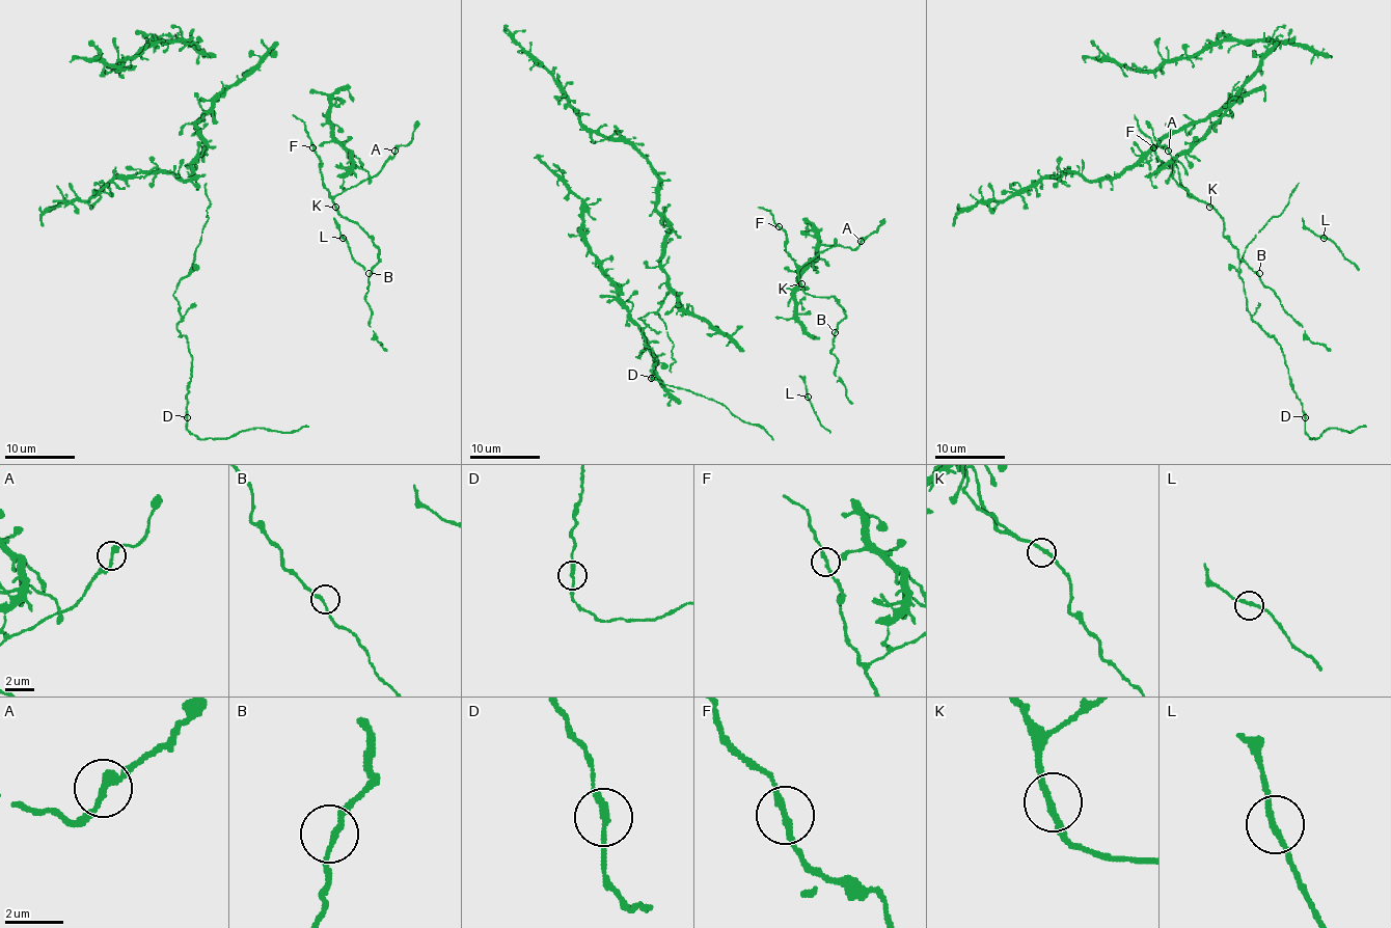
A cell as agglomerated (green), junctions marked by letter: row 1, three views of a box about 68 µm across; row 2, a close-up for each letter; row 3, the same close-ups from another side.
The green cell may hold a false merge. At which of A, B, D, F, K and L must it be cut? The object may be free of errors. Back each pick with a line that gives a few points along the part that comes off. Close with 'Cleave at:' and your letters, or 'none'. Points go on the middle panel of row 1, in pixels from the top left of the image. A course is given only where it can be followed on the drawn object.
Cleave at: none

